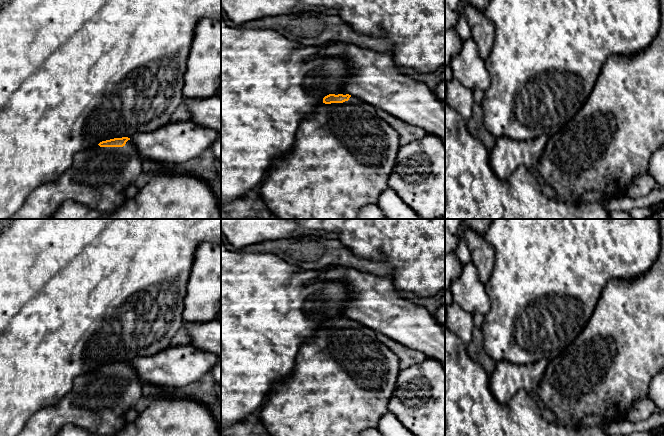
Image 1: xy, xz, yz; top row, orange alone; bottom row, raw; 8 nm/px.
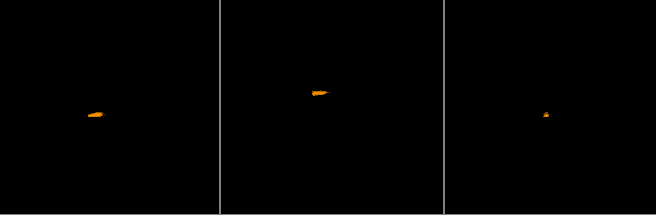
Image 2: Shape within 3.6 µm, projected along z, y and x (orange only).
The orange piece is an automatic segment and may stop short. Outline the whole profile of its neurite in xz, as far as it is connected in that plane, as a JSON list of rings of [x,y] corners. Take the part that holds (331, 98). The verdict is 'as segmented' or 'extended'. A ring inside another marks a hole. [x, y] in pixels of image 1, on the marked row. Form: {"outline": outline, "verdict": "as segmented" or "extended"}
{"outline": [[[346,92],[325,96],[323,101],[301,121],[296,133],[294,148],[286,156],[276,159],[271,164],[257,189],[270,212],[279,219],[358,219],[363,207],[377,204],[382,192],[388,188],[388,179],[394,169],[400,144],[398,133],[378,115],[376,110],[373,105]]], "verdict": "extended"}

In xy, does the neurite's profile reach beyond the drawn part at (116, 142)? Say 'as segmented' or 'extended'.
extended

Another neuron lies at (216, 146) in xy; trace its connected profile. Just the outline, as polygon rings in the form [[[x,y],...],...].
[[[221,135],[213,142],[210,148],[216,159],[221,163]]]

